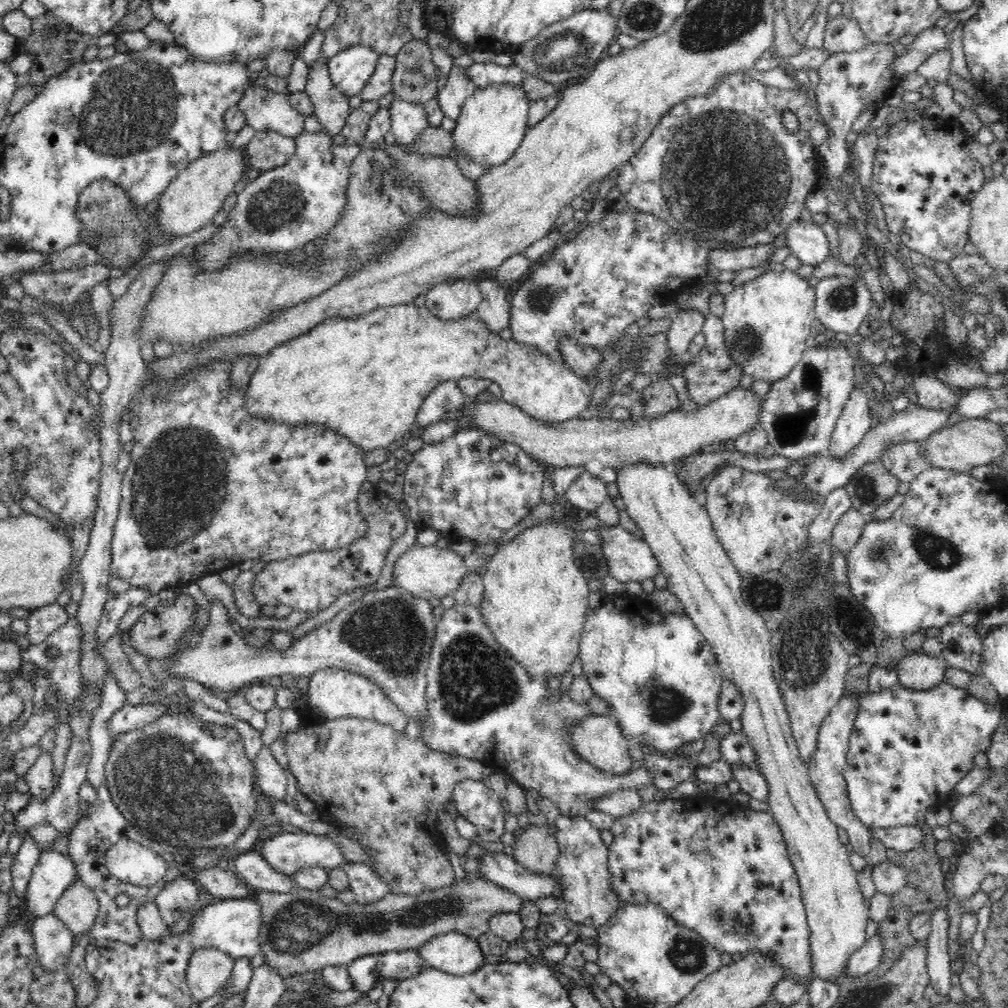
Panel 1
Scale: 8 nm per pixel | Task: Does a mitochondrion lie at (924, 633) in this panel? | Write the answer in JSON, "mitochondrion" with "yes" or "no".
{"mitochondrion":"no"}

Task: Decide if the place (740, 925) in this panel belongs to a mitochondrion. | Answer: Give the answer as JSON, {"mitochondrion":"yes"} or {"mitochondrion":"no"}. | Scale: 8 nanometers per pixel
{"mitochondrion":"yes"}

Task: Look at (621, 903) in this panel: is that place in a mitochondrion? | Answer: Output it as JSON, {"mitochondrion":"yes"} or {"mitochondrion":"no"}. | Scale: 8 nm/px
{"mitochondrion":"no"}

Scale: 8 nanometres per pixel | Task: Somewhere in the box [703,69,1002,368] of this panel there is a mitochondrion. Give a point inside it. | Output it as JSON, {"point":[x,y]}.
{"point":[749,342]}

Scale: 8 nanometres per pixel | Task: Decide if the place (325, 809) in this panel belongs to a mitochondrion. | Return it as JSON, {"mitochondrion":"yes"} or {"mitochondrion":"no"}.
{"mitochondrion":"no"}

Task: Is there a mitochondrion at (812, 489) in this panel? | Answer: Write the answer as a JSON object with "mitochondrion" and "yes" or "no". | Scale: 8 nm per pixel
{"mitochondrion":"no"}

